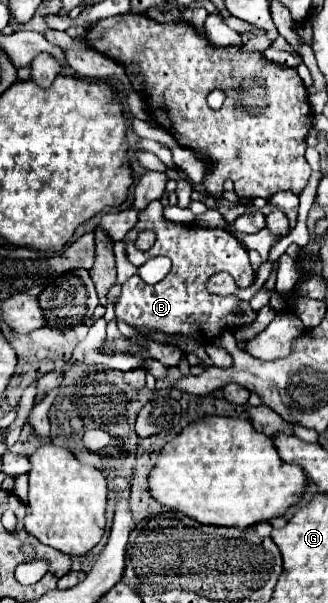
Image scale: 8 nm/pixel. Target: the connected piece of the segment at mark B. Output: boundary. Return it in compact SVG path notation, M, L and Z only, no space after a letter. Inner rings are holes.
M153 201L141 211L137 225L125 235L127 257L135 267L141 267L147 259L165 255L173 261L173 267L167 273L167 277L155 285L147 285L139 275L133 275L131 279L127 279L123 283L121 297L115 305L115 317L119 321L125 321L137 327L139 331L155 329L171 335L193 335L195 341L201 345L209 345L213 337L221 335L227 329L249 325L255 319L255 311L251 309L249 303L239 301L235 295L221 297L221 295L209 293L207 289L209 277L219 271L229 273L235 279L237 287L249 287L253 283L255 275L249 265L247 249L243 247L243 243L225 229L201 229L193 225L171 223L163 219L161 211L163 211L161 201ZM141 231L153 231L157 237L153 247L147 251L139 251L135 247L137 235ZM235 307L239 307L243 313L239 315L233 313Z

